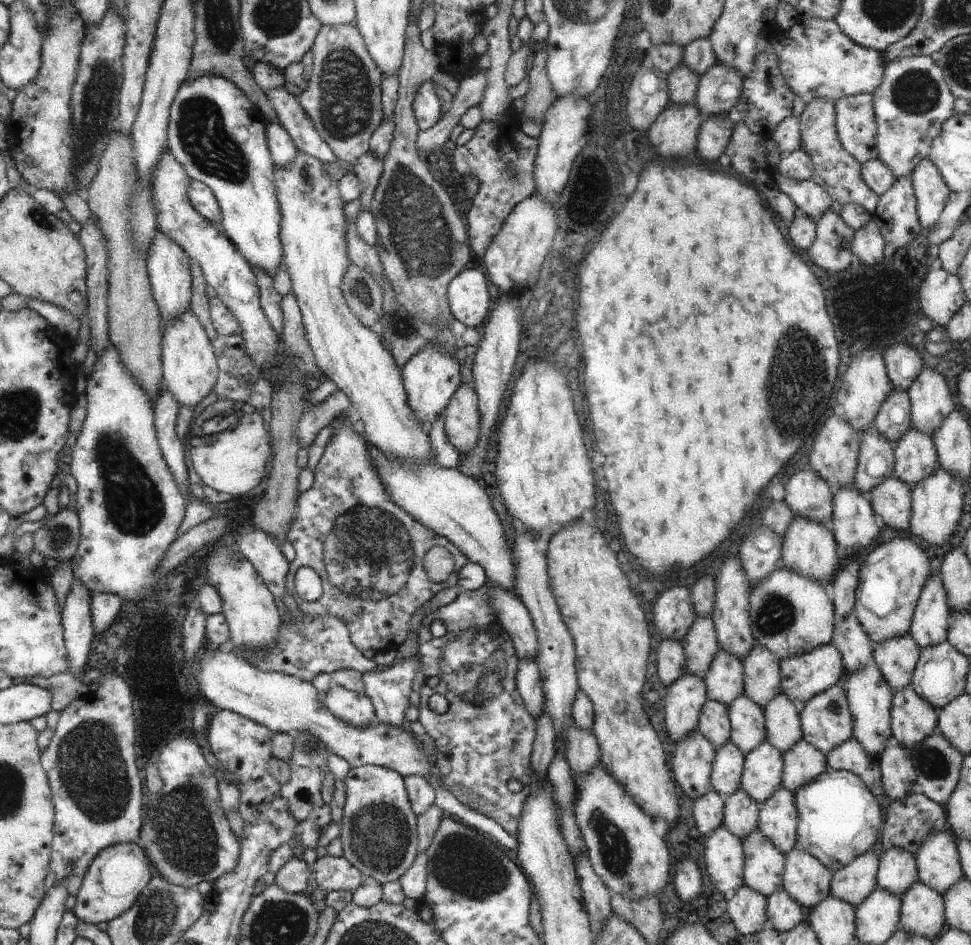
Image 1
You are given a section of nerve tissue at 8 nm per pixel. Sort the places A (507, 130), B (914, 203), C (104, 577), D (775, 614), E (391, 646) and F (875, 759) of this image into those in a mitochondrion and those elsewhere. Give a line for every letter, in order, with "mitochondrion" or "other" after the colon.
A: other
B: other
C: other
D: mitochondrion
E: other
F: other

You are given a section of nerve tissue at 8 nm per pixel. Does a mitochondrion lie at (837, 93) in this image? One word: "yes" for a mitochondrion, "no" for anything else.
no

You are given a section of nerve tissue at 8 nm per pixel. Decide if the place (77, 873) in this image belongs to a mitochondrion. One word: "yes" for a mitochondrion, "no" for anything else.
no

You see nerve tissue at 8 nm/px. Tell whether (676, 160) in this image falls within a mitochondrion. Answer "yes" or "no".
no

